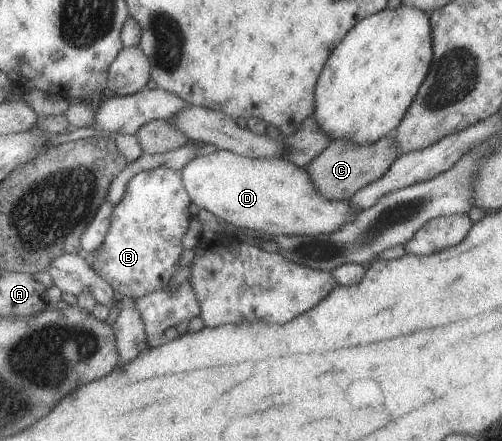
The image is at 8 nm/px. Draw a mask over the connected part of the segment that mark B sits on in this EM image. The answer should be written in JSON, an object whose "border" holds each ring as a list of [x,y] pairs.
{"border":[[[161,165],[151,171],[137,173],[127,187],[123,201],[115,206],[113,223],[105,237],[103,245],[99,248],[95,268],[97,273],[124,297],[134,300],[145,297],[153,291],[163,290],[169,285],[171,279],[181,269],[181,255],[183,255],[183,237],[191,229],[192,197],[183,181],[182,170],[176,170],[167,165]]]}

